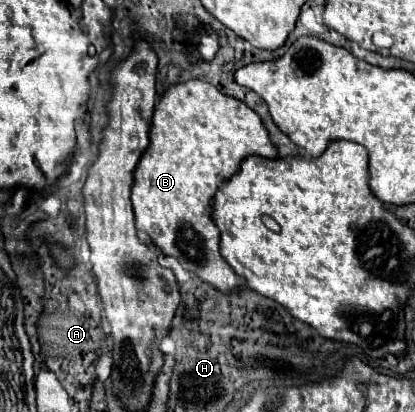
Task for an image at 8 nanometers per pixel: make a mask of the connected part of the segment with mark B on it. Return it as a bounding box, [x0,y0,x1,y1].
[131,79,277,293]

